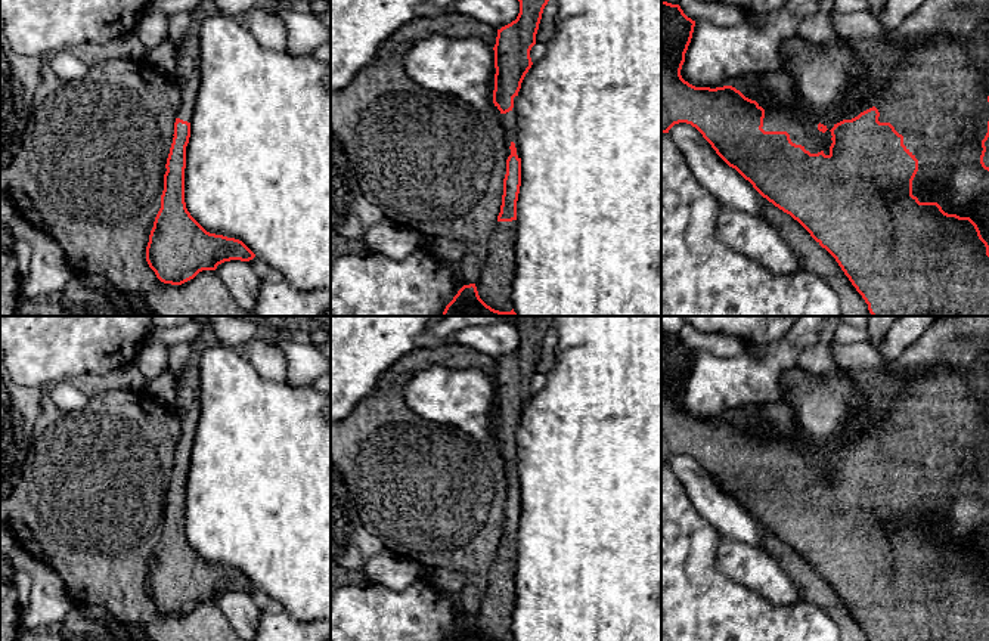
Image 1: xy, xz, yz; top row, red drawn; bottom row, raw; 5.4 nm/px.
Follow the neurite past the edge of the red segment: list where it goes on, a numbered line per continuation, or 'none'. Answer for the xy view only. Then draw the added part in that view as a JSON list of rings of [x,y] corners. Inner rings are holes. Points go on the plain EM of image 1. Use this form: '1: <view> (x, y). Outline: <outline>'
1: xy (186, 405). Outline: [[[193,362],[177,378],[177,399],[174,405],[182,421],[182,434],[176,449],[187,453],[190,453],[193,448],[193,436],[199,421],[199,403],[196,400],[198,384],[198,368]]]

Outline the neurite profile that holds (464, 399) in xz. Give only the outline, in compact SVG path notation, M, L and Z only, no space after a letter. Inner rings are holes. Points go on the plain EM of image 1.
M433 365L403 387L409 409L427 421L453 427L477 440L493 434L494 381L478 369Z

